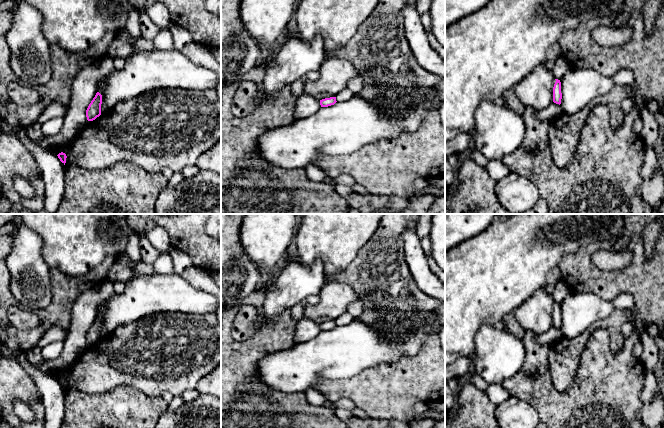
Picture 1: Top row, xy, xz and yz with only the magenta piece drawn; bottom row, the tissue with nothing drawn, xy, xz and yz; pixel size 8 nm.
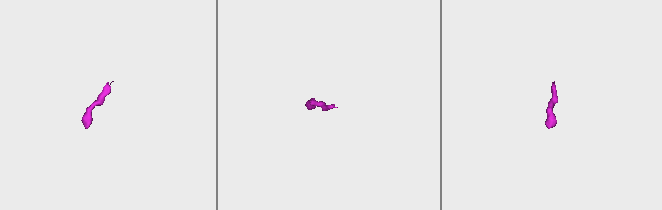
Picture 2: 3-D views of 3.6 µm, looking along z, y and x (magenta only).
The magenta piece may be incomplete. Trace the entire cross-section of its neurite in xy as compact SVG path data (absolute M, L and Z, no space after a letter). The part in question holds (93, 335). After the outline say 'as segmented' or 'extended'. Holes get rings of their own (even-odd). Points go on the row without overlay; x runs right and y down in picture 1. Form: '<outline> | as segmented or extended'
M97 316L86 334L88 345L93 345L101 339L102 319Z | as segmented

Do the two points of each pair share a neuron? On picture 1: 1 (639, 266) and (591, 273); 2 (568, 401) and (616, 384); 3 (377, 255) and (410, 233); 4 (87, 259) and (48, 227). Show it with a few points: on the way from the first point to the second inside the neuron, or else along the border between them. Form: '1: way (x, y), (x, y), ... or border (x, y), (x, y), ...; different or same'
1: way (627, 278), (603, 278); same
2: way (580, 401), (596, 400), (604, 394); same
3: border (414, 227), (407, 227), (401, 235), (406, 262); different
4: way (77, 249), (58, 232); same

